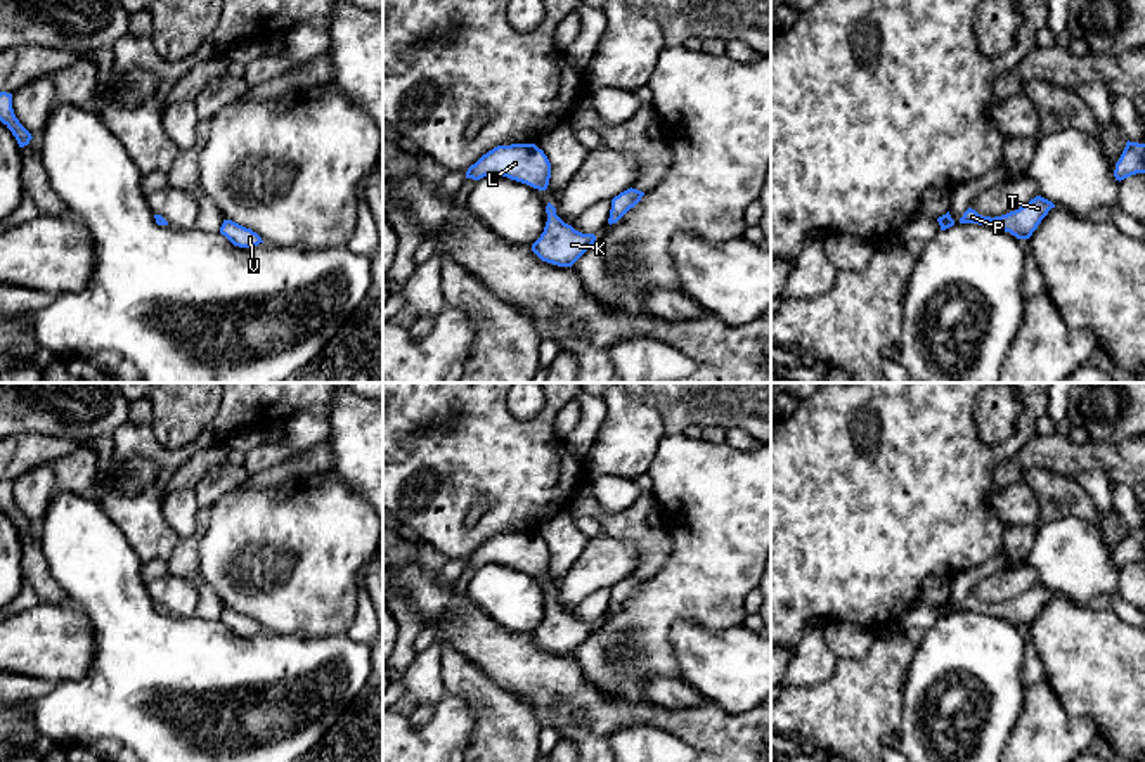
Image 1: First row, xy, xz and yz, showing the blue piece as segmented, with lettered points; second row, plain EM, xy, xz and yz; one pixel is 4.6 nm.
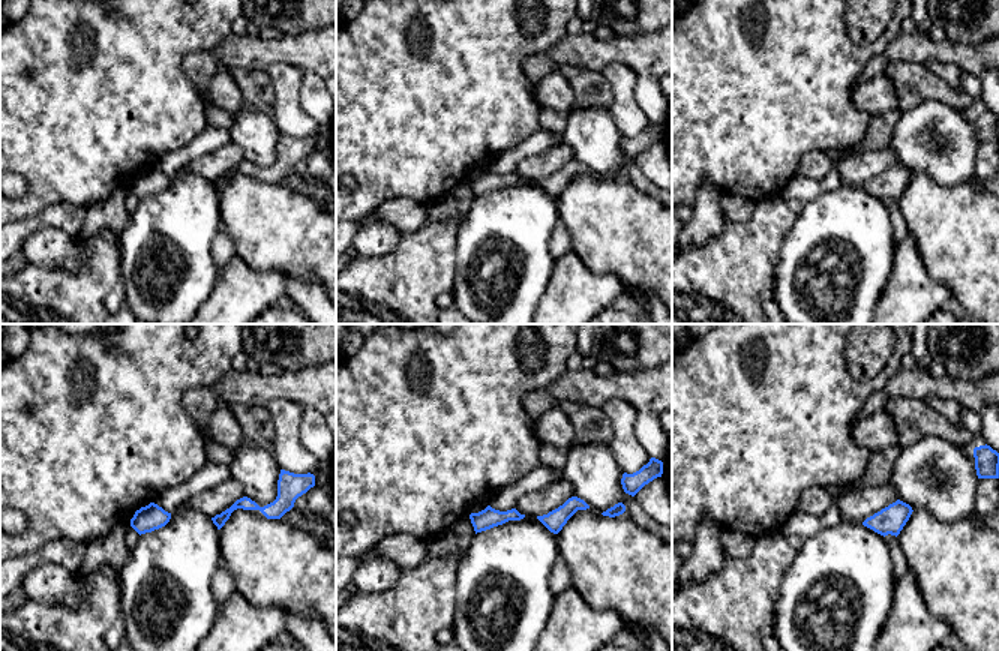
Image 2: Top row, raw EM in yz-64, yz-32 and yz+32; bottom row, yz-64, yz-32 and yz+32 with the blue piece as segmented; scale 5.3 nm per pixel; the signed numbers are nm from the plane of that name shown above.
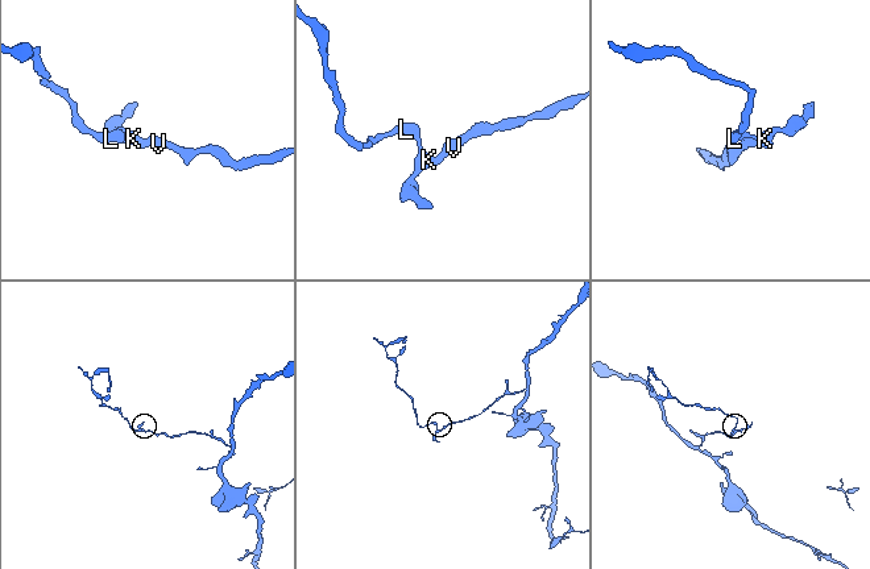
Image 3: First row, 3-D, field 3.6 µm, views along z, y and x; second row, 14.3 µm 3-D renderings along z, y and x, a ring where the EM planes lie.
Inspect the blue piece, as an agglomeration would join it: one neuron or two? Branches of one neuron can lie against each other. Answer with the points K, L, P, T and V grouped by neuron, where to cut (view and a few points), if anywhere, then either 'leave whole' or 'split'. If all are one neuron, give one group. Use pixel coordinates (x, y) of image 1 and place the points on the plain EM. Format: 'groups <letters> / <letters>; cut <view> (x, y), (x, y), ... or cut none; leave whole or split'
groups K L P T V; cut none; leave whole

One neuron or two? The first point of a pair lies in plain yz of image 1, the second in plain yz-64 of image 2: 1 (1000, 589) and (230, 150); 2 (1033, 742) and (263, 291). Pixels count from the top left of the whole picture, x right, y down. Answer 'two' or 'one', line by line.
1: one
2: one

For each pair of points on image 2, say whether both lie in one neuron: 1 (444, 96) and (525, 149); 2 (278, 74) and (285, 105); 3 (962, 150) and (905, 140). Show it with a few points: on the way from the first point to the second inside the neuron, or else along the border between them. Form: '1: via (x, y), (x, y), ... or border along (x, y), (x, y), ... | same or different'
1: border along (539, 128), (516, 146), (500, 152), (489, 162) | different
2: via (285, 81), (285, 98) | same
3: via (948, 156), (939, 159), (929, 155), (918, 144) | same

